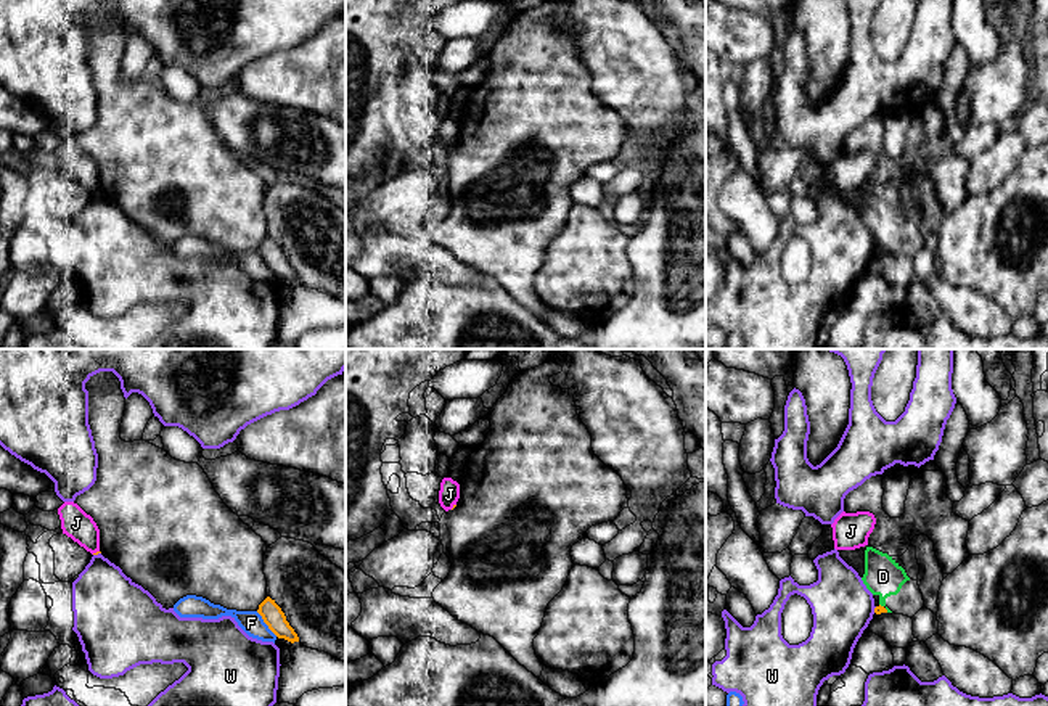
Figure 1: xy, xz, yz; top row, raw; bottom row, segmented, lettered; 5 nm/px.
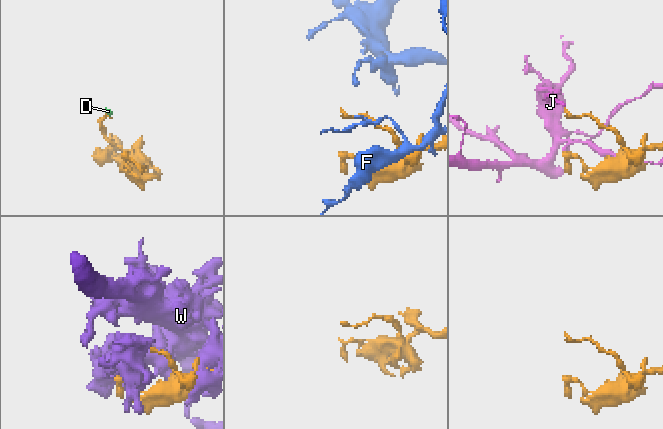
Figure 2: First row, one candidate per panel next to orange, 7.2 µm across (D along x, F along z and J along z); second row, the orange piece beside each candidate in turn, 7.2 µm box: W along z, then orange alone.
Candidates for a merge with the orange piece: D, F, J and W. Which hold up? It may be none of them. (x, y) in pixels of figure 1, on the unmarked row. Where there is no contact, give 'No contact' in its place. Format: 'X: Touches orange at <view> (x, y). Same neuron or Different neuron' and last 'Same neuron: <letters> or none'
D: Touches orange at yz (884, 248). Different neuron
F: Touches orange at xy (266, 262). Different neuron
J: Touches orange at xy (97, 192). Different neuron
W: Touches orange at xy (97, 193). Different neuron
Same neuron: none

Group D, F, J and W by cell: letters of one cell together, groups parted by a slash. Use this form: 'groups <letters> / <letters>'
groups D / F / J / W

